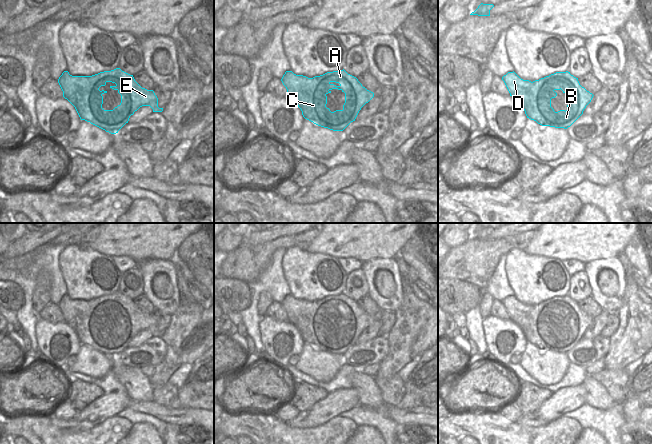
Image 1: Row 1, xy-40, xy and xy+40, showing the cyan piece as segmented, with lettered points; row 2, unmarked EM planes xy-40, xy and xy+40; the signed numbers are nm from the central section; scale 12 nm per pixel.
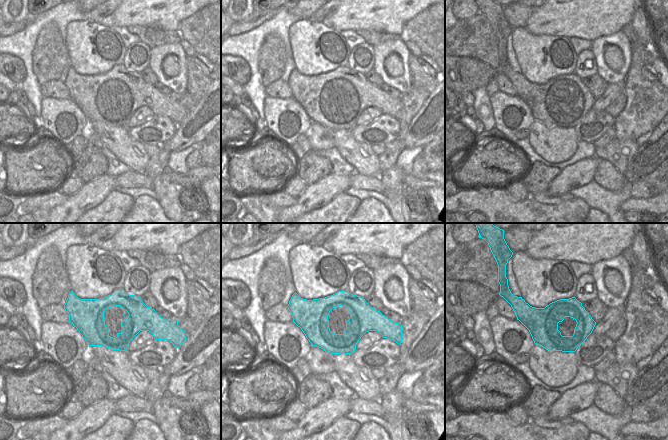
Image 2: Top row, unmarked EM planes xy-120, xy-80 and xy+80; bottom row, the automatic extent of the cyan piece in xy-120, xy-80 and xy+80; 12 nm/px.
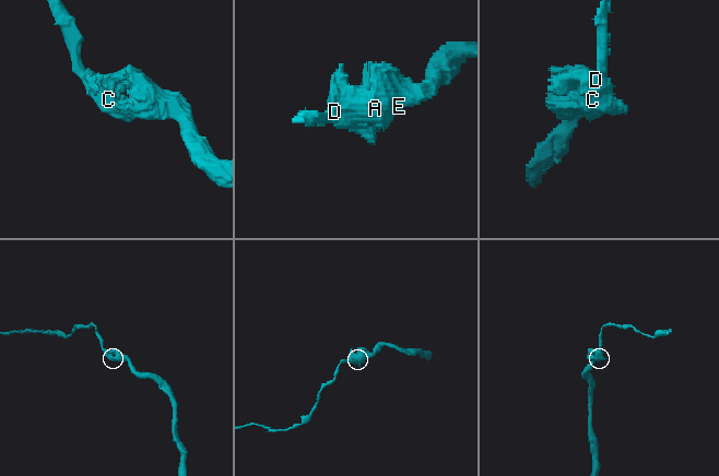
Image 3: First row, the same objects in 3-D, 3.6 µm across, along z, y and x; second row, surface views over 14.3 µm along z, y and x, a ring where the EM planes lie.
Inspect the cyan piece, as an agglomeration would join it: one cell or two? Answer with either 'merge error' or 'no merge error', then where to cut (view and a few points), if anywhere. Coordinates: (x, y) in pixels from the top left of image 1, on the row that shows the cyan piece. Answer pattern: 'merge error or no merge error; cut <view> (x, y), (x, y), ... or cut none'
no merge error; cut none

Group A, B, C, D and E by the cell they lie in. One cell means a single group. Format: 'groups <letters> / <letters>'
groups A B C D E

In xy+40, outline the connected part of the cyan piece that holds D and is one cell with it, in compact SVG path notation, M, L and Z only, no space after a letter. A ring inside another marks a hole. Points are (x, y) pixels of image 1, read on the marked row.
M514 71L508 72L502 77L510 96L517 100L523 107L527 118L536 121L542 126L550 126L555 128L567 129L582 114L586 106L591 102L593 94L582 87L578 78L570 74L570 72L556 72L533 82L521 79ZM556 90L562 90L563 93L569 95L569 103L567 110L555 112L551 107L551 99L557 96Z

